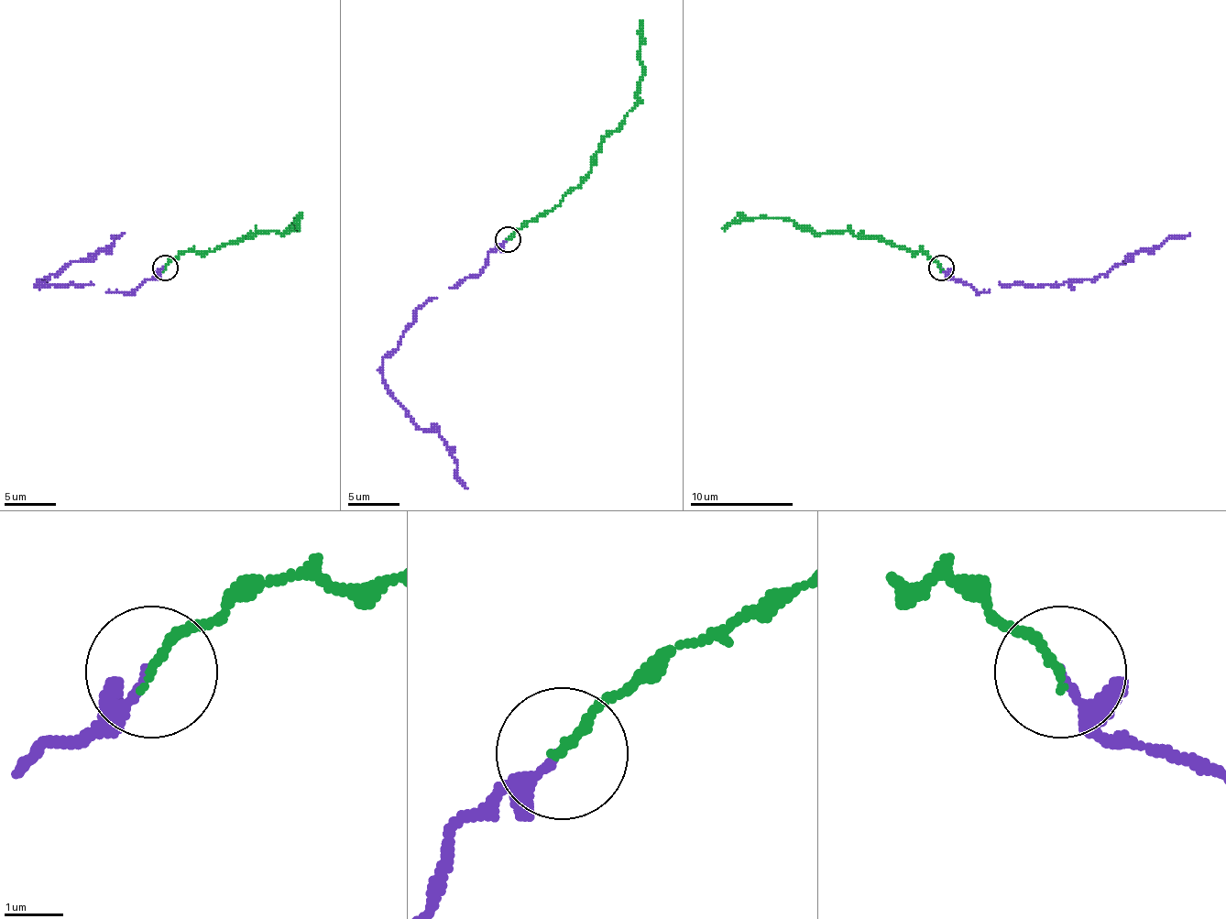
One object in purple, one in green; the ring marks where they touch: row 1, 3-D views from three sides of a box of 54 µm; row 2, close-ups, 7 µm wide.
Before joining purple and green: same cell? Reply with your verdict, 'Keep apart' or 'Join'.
Join

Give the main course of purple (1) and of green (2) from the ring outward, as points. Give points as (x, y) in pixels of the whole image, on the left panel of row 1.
1: (165, 267), (135, 292), (106, 292), (93, 284), (39, 284), (78, 261), (88, 261), (125, 233)
2: (165, 267), (186, 251), (209, 251), (257, 231), (286, 233), (299, 218), (297, 228)

